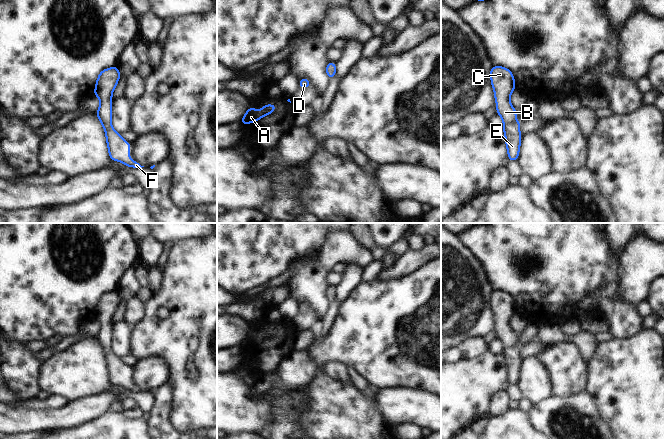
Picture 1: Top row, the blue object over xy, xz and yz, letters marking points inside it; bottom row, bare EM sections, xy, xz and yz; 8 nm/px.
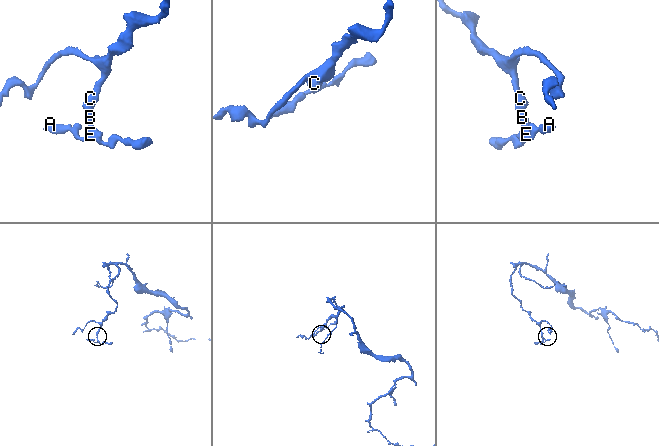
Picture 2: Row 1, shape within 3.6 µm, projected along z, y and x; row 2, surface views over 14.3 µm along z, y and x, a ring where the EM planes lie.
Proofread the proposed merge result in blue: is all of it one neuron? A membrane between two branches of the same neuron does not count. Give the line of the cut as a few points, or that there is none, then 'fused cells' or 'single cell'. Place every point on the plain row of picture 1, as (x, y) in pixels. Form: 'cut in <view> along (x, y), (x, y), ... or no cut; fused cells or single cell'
no cut; single cell

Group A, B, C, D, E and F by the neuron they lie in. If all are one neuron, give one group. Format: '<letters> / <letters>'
A B C D E F

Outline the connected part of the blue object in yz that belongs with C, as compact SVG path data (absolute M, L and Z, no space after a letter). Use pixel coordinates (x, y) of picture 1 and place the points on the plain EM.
M500 289L490 294L491 309L494 314L497 338L503 344L503 355L509 385L517 385L519 380L521 346L516 344L517 334L510 327L510 320L515 312L513 297Z

